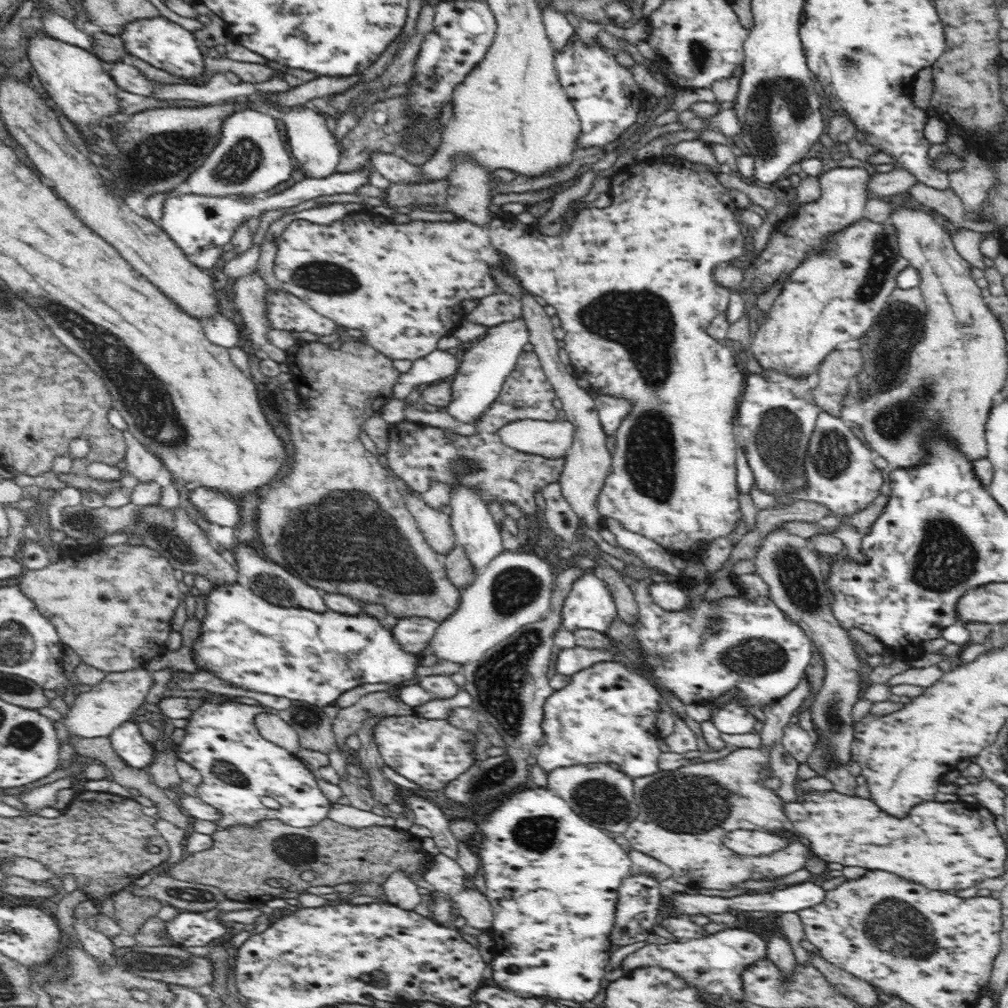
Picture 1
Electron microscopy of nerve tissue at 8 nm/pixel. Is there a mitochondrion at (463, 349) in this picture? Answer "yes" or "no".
no

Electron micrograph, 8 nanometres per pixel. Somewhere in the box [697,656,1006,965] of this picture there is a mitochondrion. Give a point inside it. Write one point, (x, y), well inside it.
(897, 928)

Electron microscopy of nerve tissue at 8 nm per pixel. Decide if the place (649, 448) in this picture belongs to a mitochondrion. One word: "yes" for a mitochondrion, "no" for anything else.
yes

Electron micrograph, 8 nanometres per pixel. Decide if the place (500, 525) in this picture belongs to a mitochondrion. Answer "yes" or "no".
no

